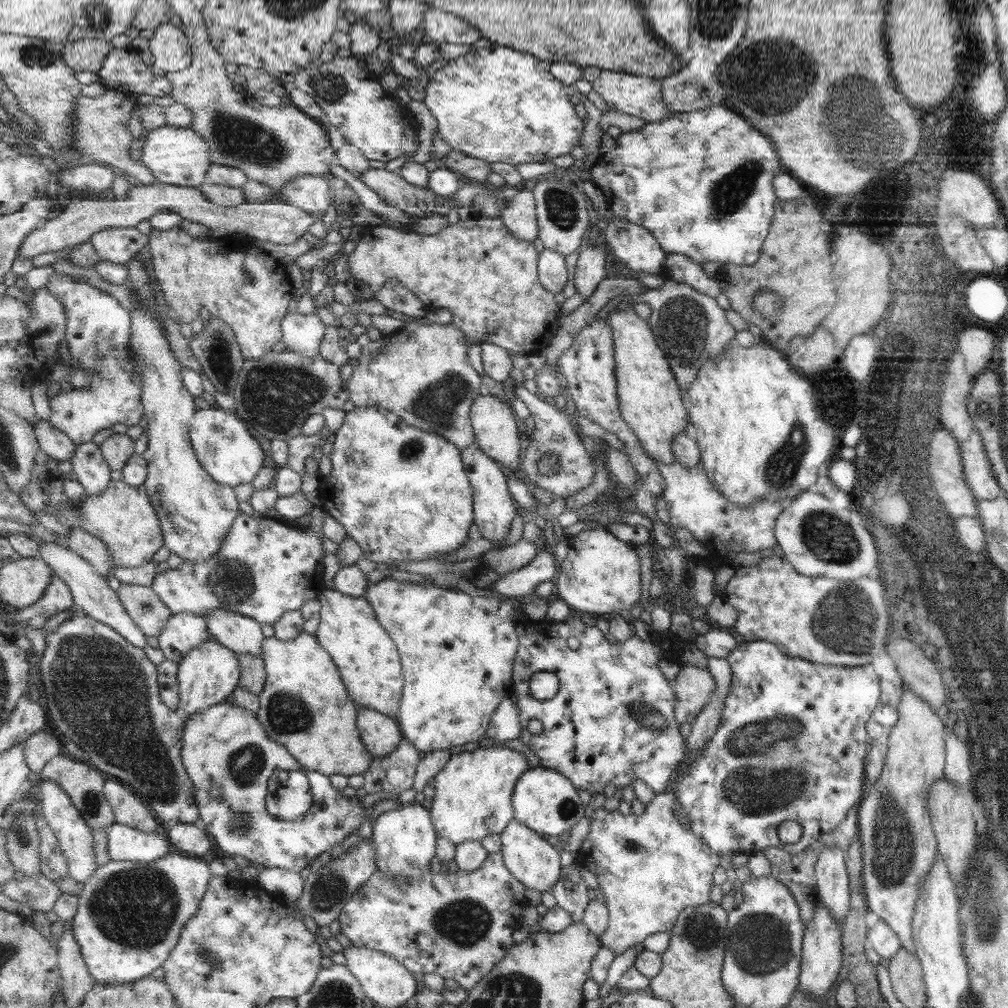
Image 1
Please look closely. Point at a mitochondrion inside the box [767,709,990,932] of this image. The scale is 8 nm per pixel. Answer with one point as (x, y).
(893, 835)

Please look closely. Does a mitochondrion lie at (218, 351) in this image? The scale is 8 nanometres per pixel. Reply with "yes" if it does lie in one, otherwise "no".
yes

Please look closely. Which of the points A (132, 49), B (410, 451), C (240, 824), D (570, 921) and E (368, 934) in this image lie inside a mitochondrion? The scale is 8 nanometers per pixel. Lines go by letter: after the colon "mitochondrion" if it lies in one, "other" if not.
A: other
B: mitochondrion
C: mitochondrion
D: other
E: other

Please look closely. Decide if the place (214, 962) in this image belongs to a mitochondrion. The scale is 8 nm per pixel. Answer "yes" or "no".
yes

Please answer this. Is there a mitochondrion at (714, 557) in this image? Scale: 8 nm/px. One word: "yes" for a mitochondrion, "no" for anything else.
no

